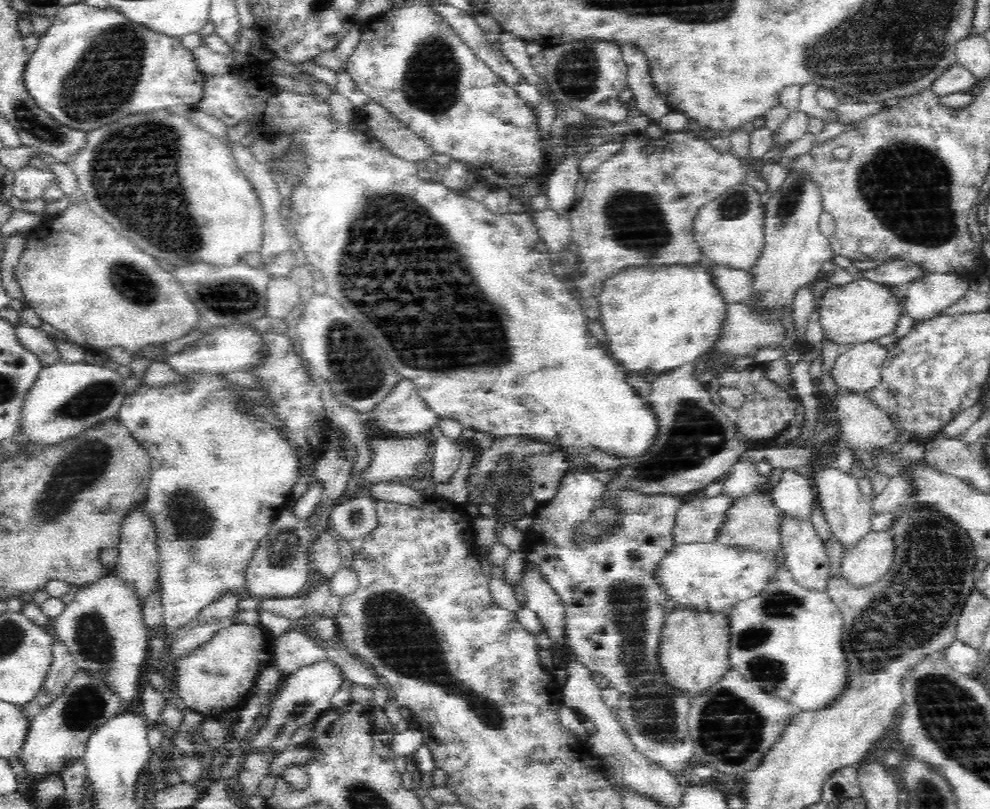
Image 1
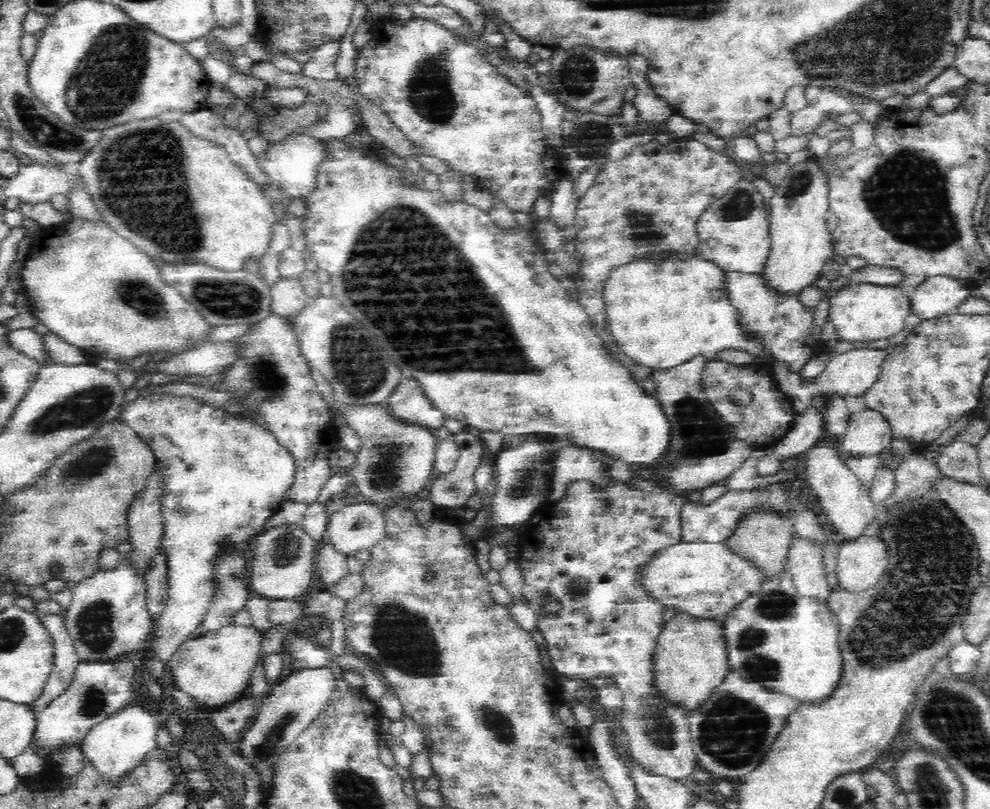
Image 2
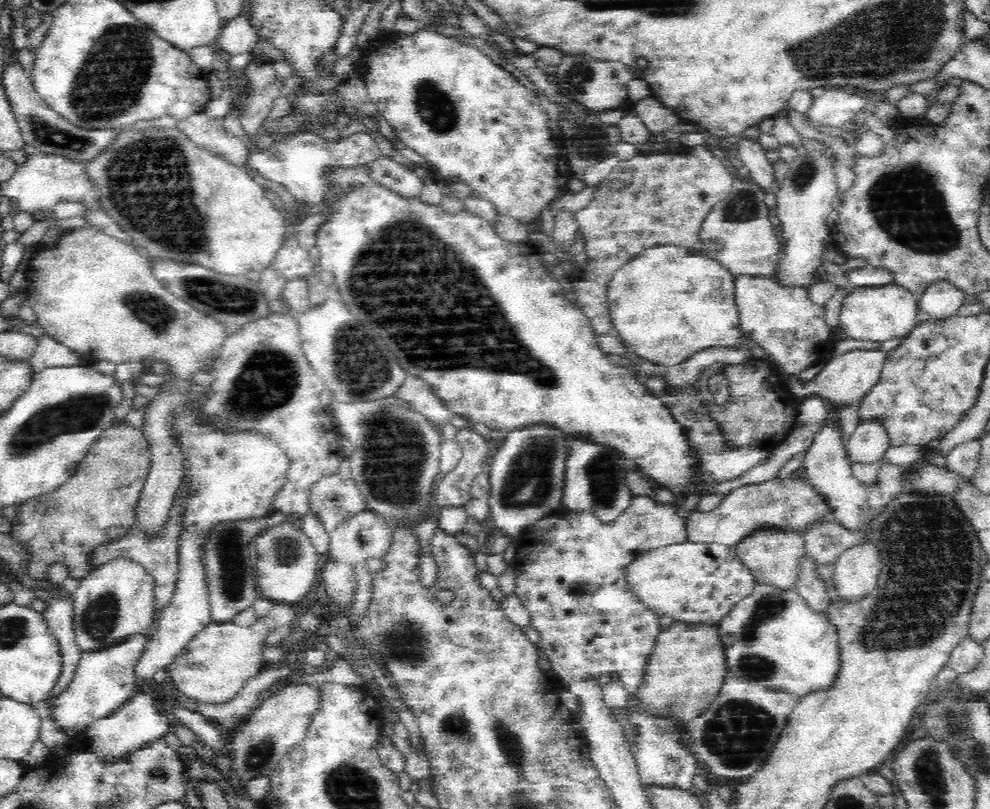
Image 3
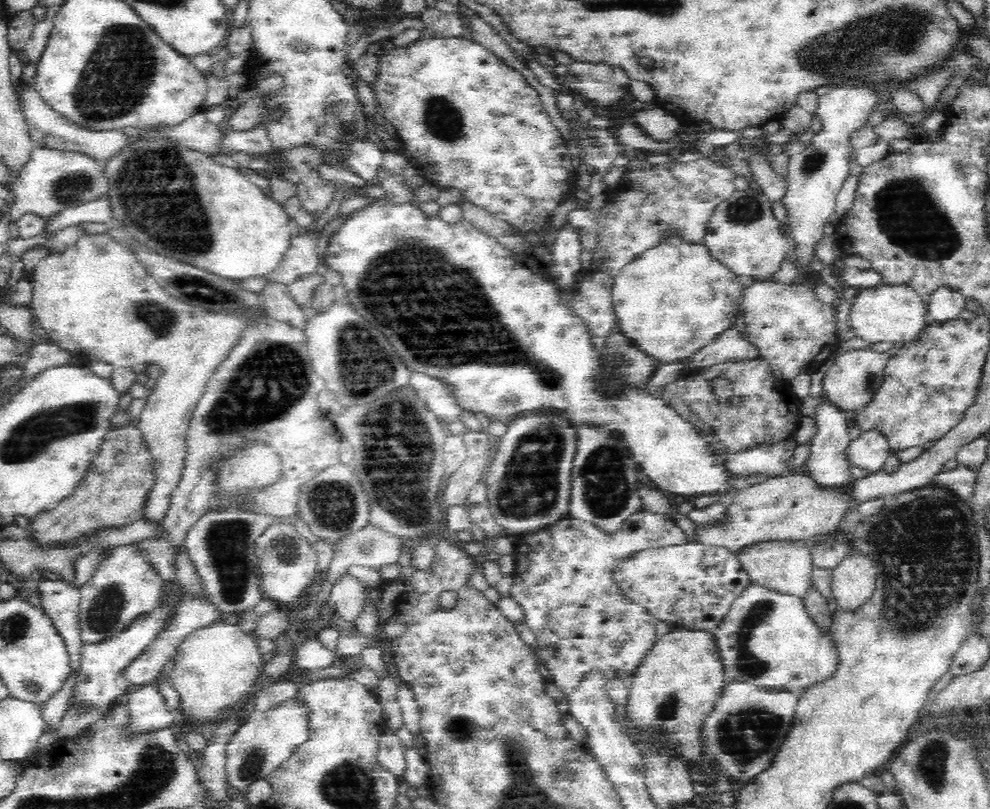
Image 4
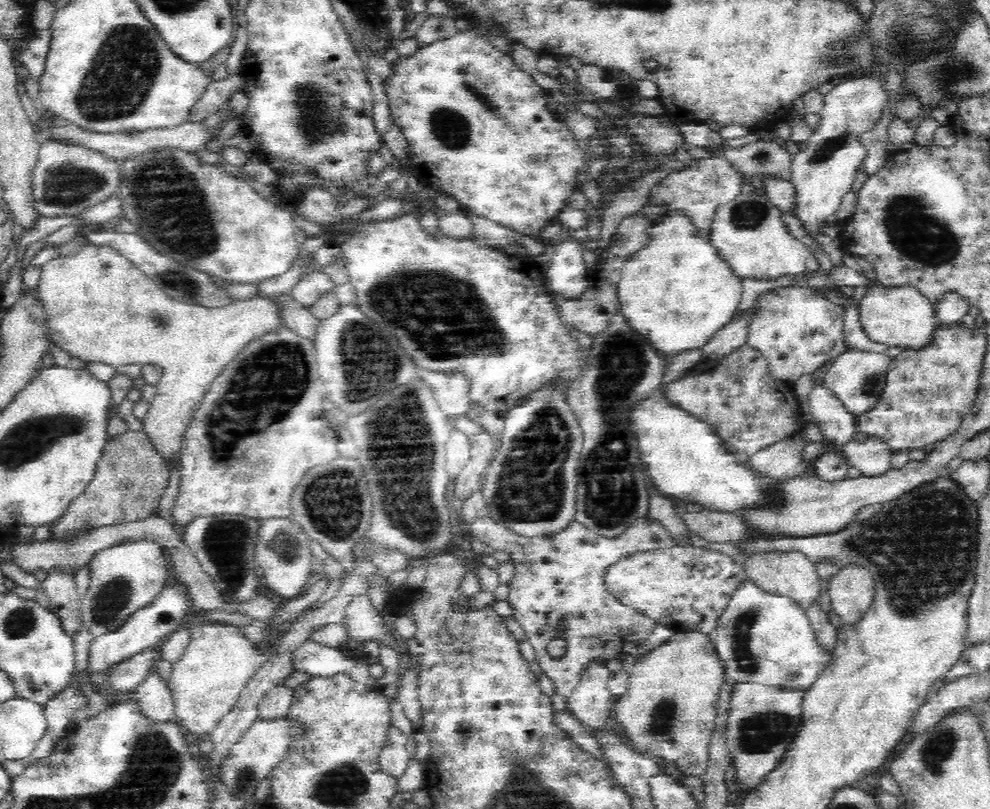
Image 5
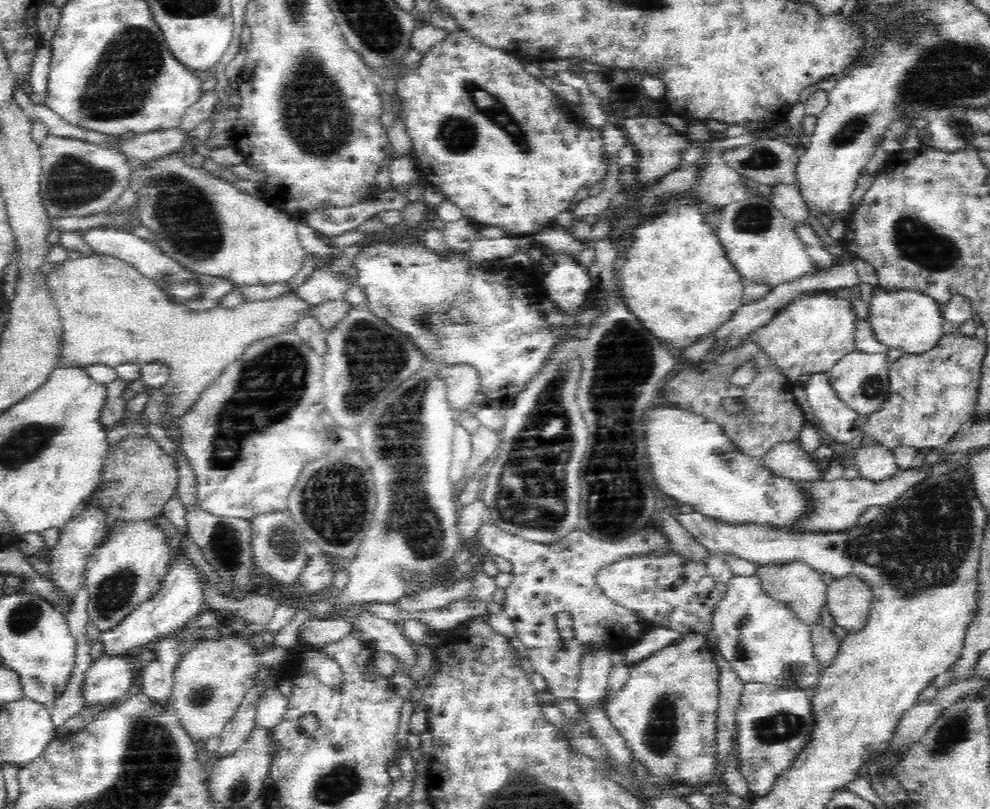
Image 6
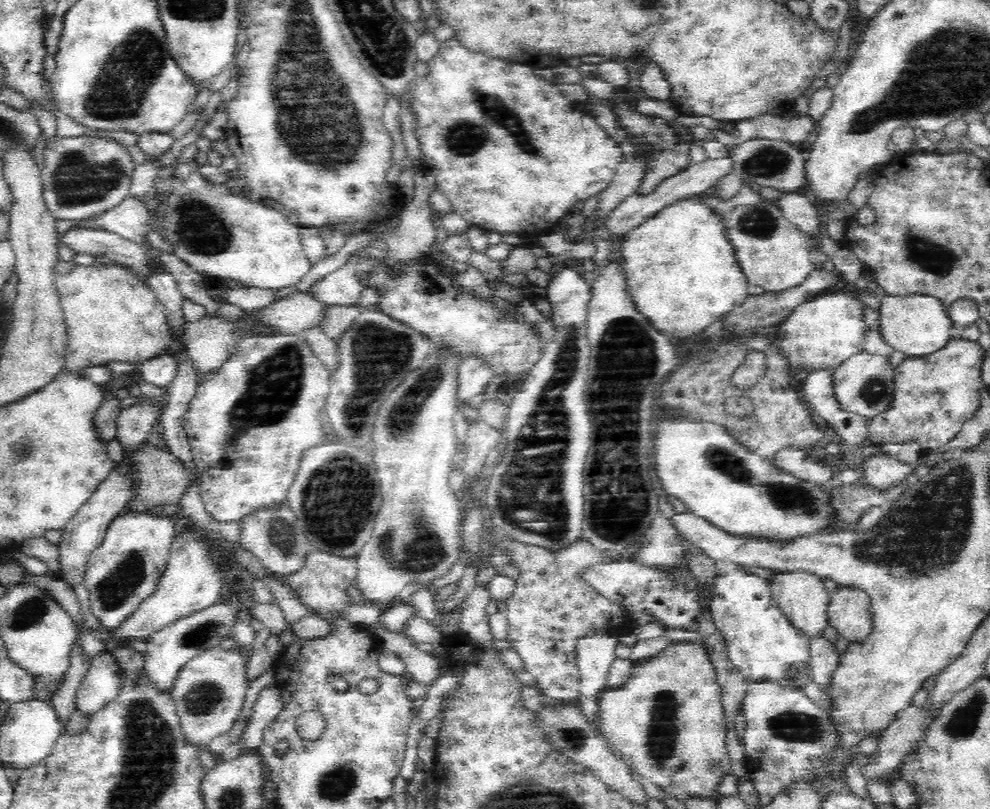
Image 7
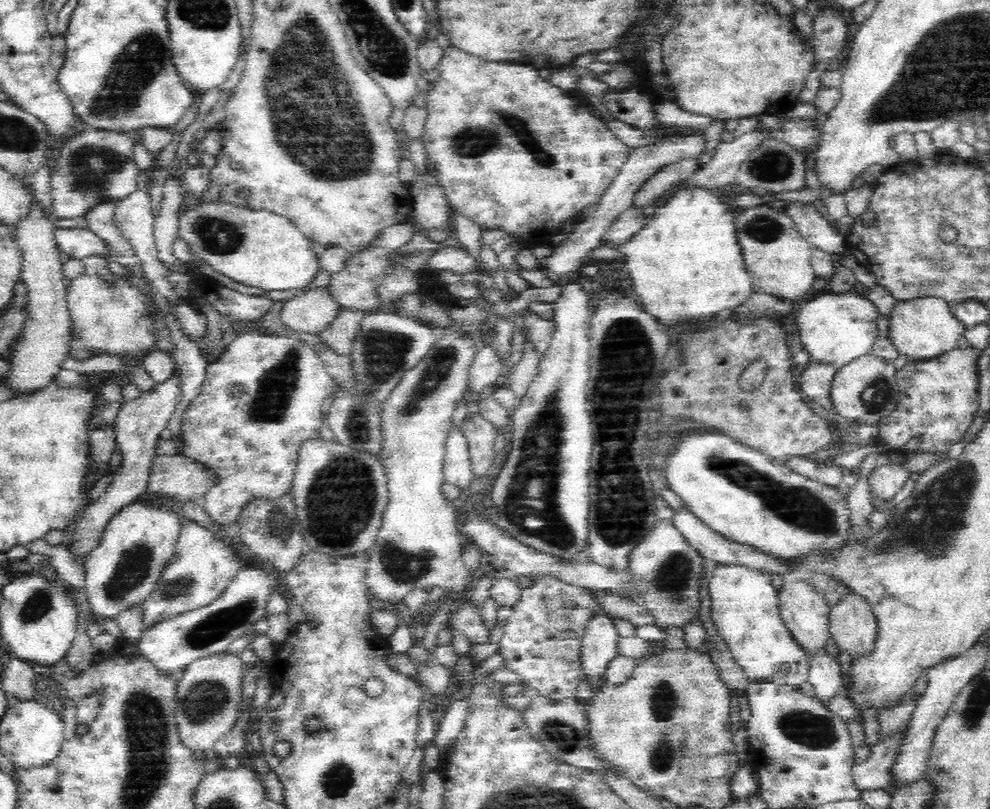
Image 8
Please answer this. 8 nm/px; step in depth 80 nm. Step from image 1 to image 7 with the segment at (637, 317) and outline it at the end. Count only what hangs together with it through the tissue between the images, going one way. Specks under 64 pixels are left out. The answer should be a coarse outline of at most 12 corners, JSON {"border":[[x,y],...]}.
{"border":[[695,195],[624,234],[628,295],[660,335],[747,300],[720,215]]}

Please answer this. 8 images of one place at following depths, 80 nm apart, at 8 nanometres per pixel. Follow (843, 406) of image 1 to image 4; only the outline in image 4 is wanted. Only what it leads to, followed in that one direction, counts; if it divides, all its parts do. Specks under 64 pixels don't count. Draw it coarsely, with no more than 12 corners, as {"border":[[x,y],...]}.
{"border":[[863,430],[846,450],[851,466],[882,470],[888,437]]}

